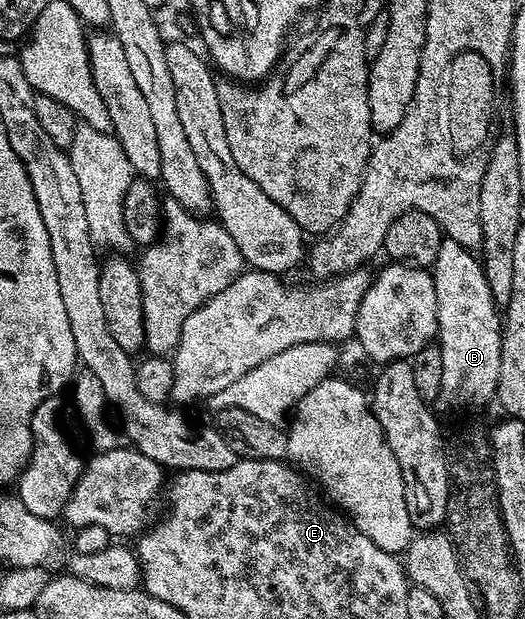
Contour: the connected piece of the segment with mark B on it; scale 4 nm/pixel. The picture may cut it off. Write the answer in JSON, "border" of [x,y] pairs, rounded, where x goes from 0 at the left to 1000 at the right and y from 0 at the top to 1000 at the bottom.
{"border":[[[844,384],[838,409],[830,409],[823,443],[830,460],[834,507],[830,553],[838,577],[846,577],[846,616],[832,649],[850,658],[918,658],[931,645],[935,649],[949,635],[958,511],[950,498],[941,494],[937,467],[930,467],[930,447],[922,447],[916,417],[901,404]]]}

